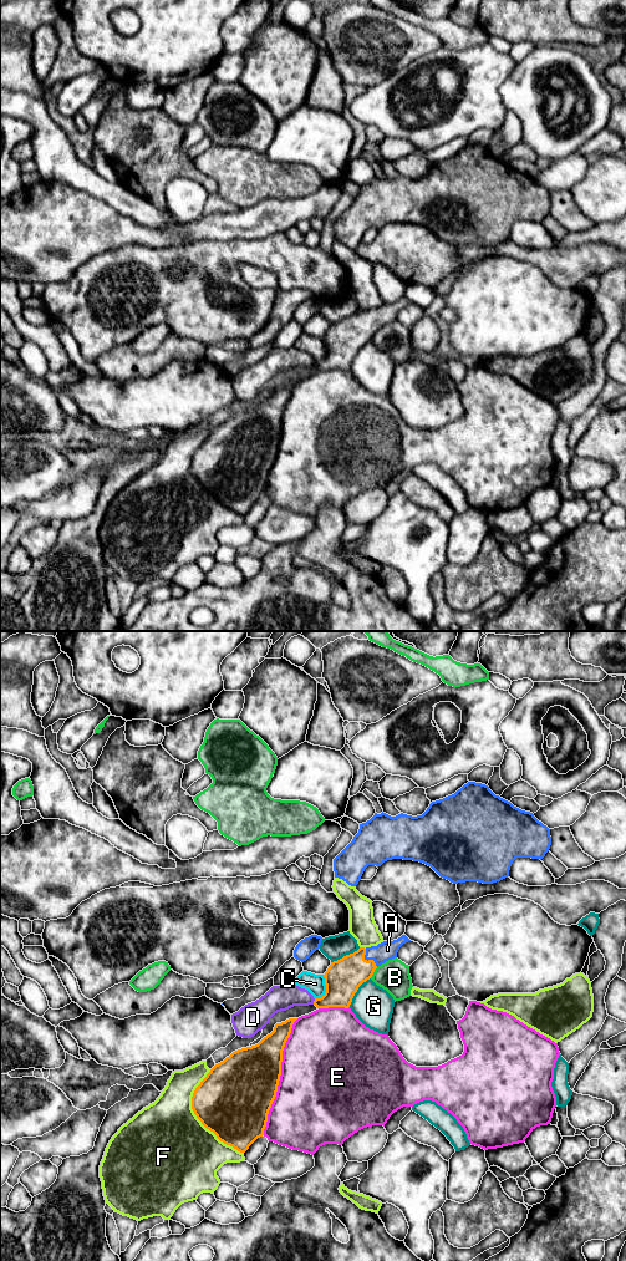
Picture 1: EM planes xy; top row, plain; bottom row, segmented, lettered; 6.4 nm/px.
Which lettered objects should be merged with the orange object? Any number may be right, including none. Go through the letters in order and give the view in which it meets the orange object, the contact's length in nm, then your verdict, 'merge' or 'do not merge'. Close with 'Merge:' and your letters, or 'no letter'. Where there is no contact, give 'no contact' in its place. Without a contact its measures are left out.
A: meets orange in xy; contact 150 nm long; merge
B: meets orange in xy; contact 90 nm long; do not merge
C: meets orange in xy; contact 170 nm long; do not merge
D: meets orange in xy; contact 40 nm long; do not merge
E: meets orange in xy; contact 800 nm long; do not merge
F: meets orange in xy; contact 600 nm long; do not merge
G: meets orange in xy; contact 240 nm long; do not merge
Merge: A

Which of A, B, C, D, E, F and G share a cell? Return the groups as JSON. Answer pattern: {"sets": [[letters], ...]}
{"sets": [["A"], ["B"], ["C"], ["D"], ["E"], ["F"], ["G"]]}

